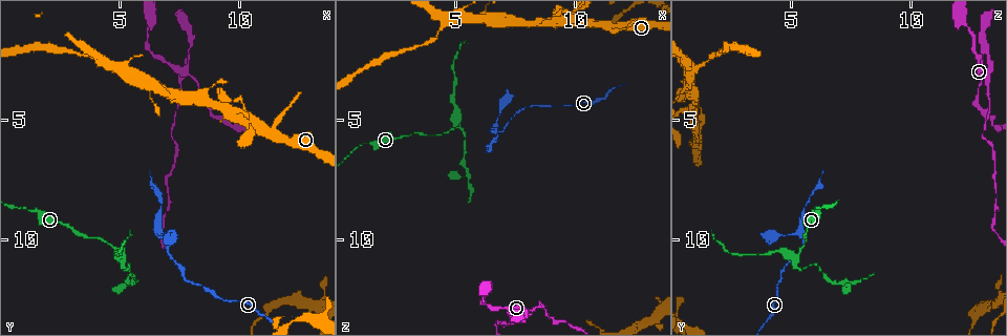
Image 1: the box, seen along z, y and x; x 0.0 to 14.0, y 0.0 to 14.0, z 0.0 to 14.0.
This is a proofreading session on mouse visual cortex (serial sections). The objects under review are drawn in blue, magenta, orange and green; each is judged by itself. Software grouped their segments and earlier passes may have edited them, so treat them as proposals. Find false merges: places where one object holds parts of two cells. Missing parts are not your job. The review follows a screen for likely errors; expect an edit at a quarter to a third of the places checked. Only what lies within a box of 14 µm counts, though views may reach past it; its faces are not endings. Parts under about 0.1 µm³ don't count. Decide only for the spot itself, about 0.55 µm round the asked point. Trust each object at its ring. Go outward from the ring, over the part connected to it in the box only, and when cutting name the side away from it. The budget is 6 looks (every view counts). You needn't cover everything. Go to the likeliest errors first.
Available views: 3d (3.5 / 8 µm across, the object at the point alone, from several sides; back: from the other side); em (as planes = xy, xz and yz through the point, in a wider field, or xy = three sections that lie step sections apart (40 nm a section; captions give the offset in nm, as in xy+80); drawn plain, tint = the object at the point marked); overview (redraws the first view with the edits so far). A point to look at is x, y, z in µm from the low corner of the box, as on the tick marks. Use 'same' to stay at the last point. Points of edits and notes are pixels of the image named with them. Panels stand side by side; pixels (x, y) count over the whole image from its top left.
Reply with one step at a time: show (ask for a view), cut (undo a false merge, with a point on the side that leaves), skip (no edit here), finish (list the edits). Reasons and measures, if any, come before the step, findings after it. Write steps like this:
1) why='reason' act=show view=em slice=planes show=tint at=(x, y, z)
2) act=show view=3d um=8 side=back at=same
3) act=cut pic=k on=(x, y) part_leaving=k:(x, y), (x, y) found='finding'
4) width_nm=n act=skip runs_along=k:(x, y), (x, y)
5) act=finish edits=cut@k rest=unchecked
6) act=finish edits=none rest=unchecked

why='branch point' act=show view=3d um=3.5 at=(6.6, 9.7, 5.4)

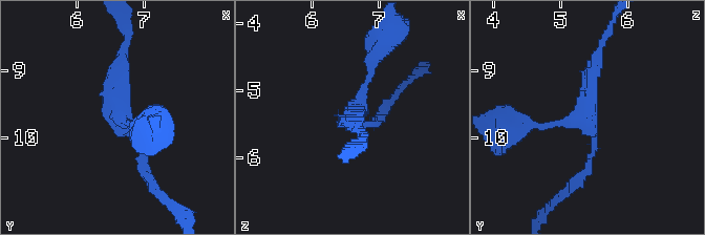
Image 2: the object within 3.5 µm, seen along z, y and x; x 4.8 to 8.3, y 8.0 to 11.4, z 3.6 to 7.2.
why='shape alone is not enough' act=show view=em slice=xy step=1 show=plain at=(6.65, 9.80, 5.45)

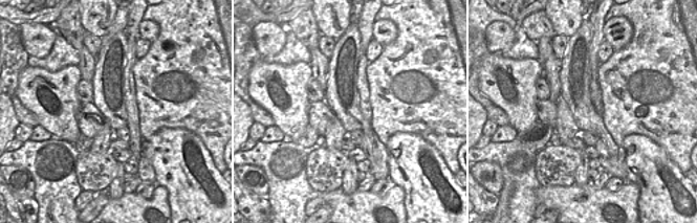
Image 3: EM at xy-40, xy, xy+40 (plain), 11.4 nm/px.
why='where the object lies' act=show view=em slice=xy step=1 show=tint at=same

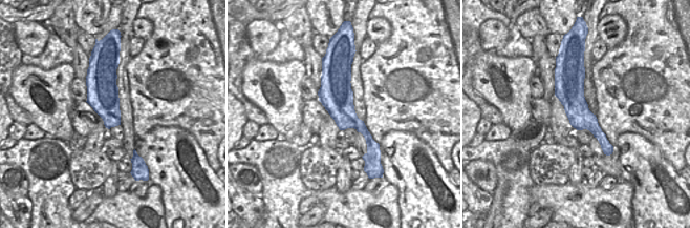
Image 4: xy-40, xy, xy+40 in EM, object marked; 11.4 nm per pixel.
act=skip runs_along=4:(338, 67), (339, 104), (366, 133), (370, 149) found='all the same cell'

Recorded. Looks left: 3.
why='sudden change in width' act=show view=3d um=3.5 at=(1.1, 8.8, 5.9)

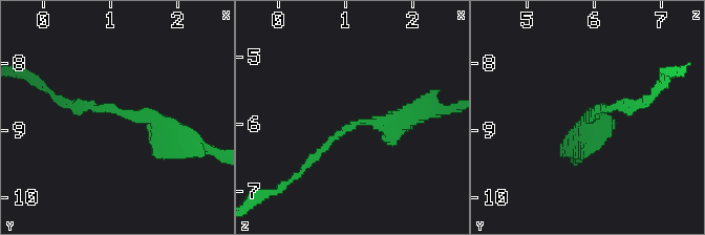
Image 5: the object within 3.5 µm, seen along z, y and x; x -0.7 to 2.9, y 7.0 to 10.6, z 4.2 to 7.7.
arm_widths_nm=150,350 why='shape alone is not enough' act=show view=em slice=xy step=2 show=tint at=(1.15, 8.70, 5.95)

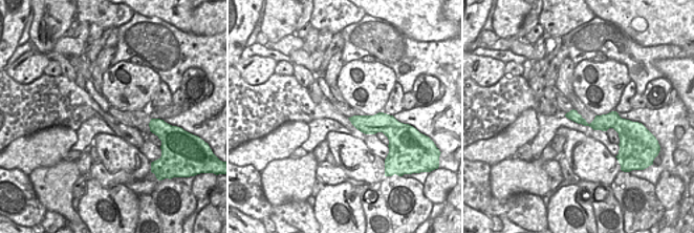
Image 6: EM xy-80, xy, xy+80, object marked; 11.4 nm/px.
act=skip found='all the same cell'

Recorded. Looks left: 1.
act=finish edits=none rest=unchecked

